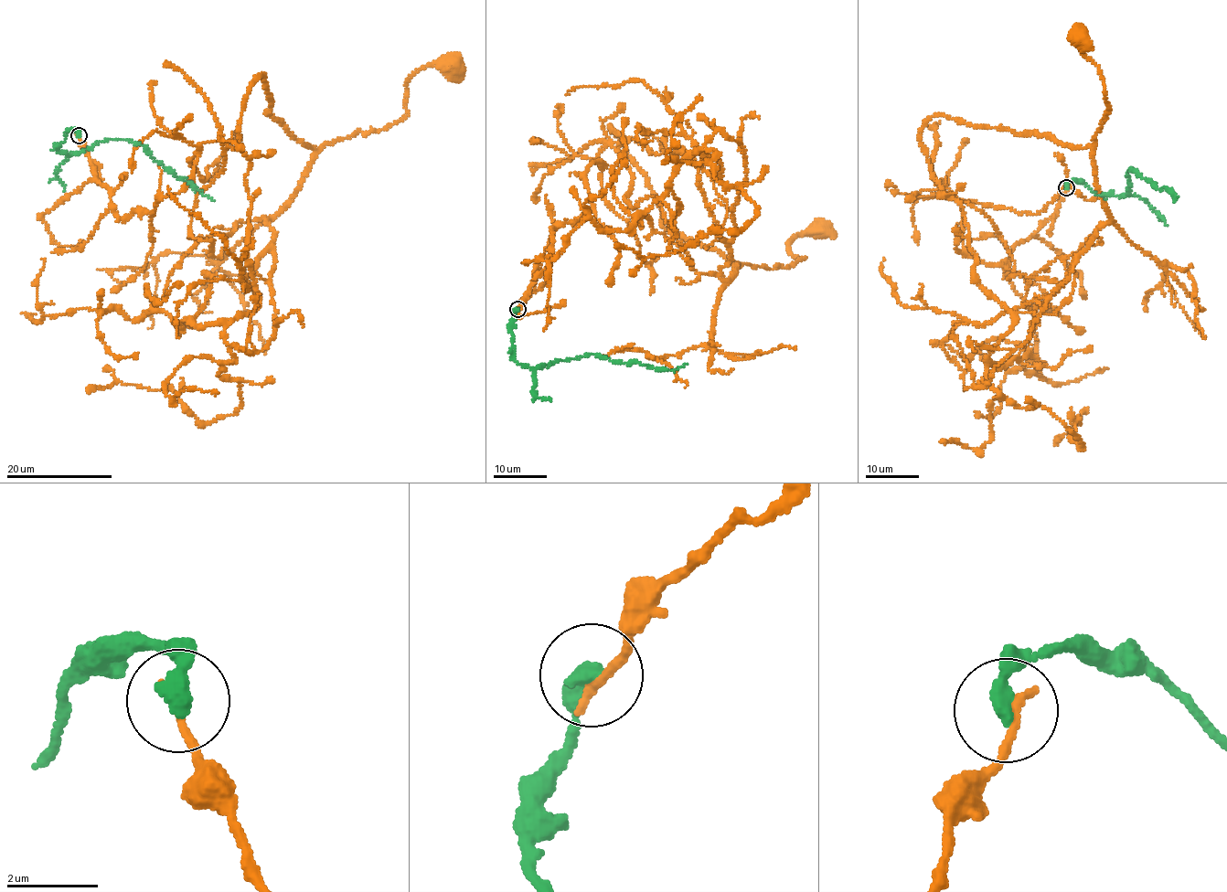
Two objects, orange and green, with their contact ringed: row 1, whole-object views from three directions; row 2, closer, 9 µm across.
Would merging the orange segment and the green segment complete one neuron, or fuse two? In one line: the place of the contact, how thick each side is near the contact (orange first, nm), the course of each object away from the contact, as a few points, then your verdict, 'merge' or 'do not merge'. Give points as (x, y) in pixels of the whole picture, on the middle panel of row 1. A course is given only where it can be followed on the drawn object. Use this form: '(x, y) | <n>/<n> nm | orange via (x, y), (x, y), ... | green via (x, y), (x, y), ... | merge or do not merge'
(517, 309) | 200/440 nm | orange via (517, 310), (591, 207), (586, 170), (628, 141), (612, 126), (665, 228), (737, 264), (794, 266), (820, 228) | green via (517, 308), (511, 333), (512, 356), (519, 363), (538, 368), (594, 354), (660, 370), (673, 370), (688, 363) | do not merge

